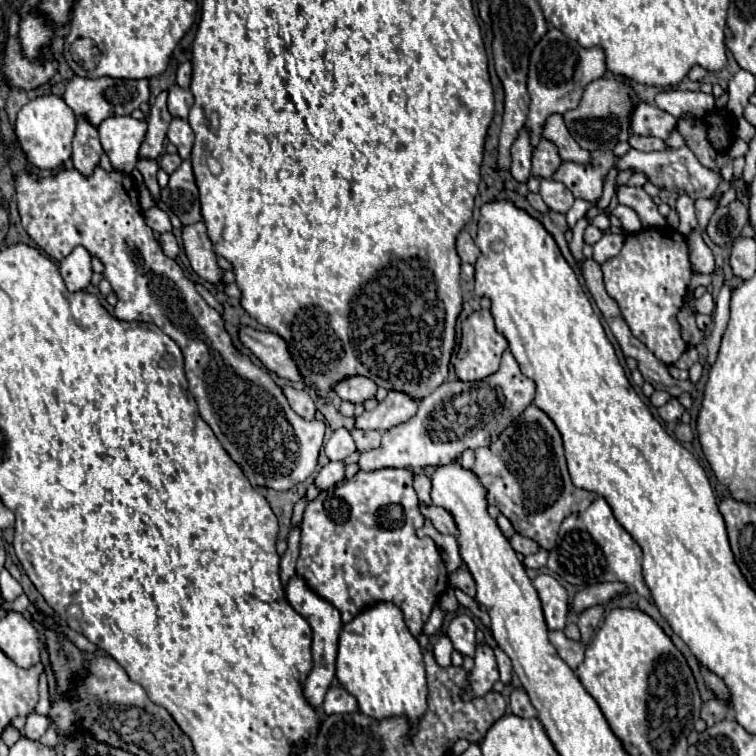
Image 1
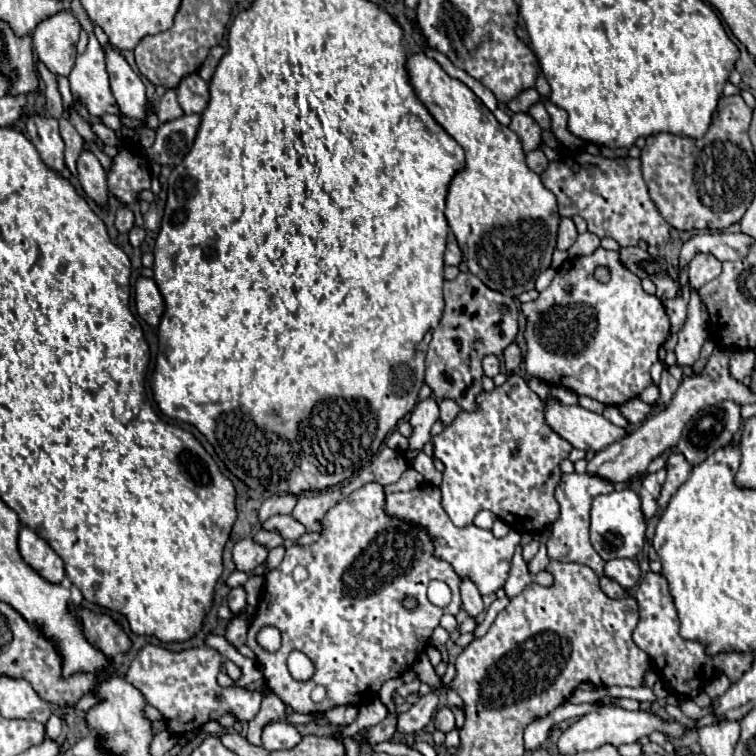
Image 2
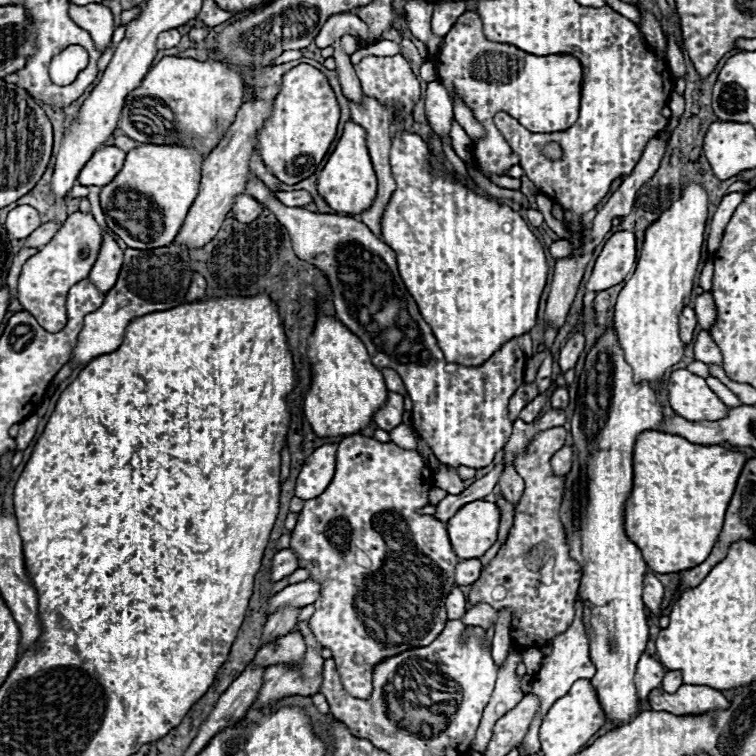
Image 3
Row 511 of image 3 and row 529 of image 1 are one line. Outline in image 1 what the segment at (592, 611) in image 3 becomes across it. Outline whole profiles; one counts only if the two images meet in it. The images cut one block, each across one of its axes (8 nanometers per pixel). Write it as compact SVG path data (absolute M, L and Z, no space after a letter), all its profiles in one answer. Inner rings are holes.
M604 498L594 500L584 514L572 514L562 522L558 542L550 550L546 566L550 572L576 586L620 580L628 586L634 586L640 596L650 598L650 592L642 582L642 550L634 538L616 522Z

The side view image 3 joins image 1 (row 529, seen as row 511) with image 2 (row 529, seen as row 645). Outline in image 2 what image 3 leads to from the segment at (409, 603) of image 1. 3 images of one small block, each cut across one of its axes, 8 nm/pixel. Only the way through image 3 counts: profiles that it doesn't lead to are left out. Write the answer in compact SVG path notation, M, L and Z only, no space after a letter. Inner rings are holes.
M368 482L362 488L354 490L348 498L326 512L320 538L314 544L288 548L280 566L266 574L266 588L260 598L260 608L256 610L254 622L248 628L246 646L256 654L260 666L264 668L268 688L294 712L326 712L340 704L362 706L378 698L378 690L386 680L408 672L424 652L434 628L440 624L440 616L444 614L444 608L434 606L426 596L430 580L442 580L450 586L452 602L448 604L448 612L454 616L460 612L460 578L452 566L448 566L448 562L434 556L432 534L414 522L404 522L404 518L392 518L390 514L384 514L384 498L384 486L378 482ZM296 566L304 566L308 570L306 580L296 582L292 578L292 570ZM404 598L414 598L416 608L406 608ZM264 626L274 626L280 630L280 650L268 652L256 642L256 636ZM292 650L308 654L308 658L316 664L316 674L310 682L296 682L290 676L286 658ZM318 684L326 688L326 696L332 704L316 704L310 700L310 692Z

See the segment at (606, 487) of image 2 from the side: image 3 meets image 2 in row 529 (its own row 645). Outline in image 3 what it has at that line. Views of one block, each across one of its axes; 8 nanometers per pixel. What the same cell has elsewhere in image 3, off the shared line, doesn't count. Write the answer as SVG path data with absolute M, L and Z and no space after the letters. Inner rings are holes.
M578 600L576 602L576 616L574 616L574 622L572 626L556 636L556 640L552 640L552 652L550 656L546 656L542 660L542 668L540 672L536 674L536 680L532 684L532 694L536 694L540 698L540 712L536 714L524 742L522 742L522 752L524 754L534 754L540 750L540 742L538 742L538 728L540 728L540 720L544 716L544 712L548 712L548 708L568 692L568 688L576 682L576 680L590 680L592 676L596 674L596 668L594 664L590 662L590 656L588 656L588 638L586 638L586 630L584 630L584 624L582 624L582 602Z

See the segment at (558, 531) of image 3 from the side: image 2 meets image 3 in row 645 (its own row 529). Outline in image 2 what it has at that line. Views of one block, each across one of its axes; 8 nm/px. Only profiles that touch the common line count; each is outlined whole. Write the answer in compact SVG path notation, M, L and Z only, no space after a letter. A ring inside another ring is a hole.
M510 374L494 392L482 392L478 396L478 410L472 414L460 412L432 442L434 456L444 464L444 480L440 486L442 506L456 526L470 526L480 510L490 510L512 530L520 530L520 534L542 534L560 516L554 490L562 478L560 462L568 458L572 446L544 424L544 404L538 394L528 388L524 378ZM514 448L518 448L518 456L512 456Z

